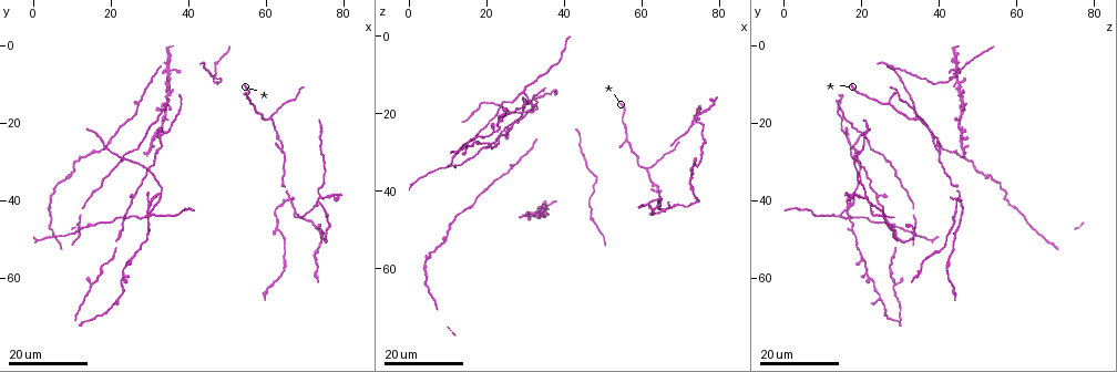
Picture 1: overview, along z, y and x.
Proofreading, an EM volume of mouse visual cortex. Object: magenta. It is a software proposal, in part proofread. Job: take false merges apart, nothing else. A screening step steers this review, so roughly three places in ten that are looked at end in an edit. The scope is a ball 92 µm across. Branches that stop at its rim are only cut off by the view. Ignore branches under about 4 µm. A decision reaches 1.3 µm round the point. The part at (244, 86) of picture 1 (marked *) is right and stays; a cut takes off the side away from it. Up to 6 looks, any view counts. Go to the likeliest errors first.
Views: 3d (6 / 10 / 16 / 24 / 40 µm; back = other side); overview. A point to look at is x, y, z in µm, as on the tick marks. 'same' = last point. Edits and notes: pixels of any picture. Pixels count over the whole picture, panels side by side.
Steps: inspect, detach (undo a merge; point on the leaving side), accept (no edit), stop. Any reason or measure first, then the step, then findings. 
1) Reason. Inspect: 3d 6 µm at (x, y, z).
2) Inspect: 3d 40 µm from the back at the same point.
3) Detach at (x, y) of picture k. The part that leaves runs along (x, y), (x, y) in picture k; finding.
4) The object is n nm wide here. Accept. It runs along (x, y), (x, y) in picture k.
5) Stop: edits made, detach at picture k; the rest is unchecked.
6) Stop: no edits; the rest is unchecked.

Four-way junction. Inspect: 3d 24 µm at (65.5, 39.5, 45.0).

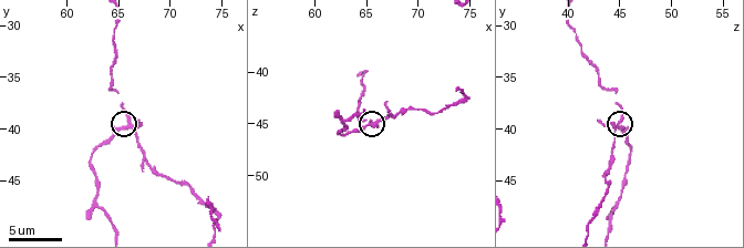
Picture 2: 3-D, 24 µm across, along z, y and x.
Inspect: 3d 10 µm at (66.2, 40.0, 44.8).

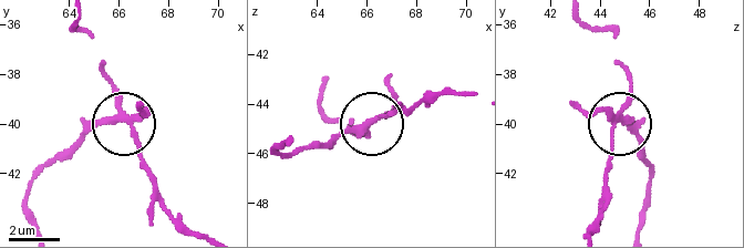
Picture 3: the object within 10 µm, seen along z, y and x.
4 arms meet here. Detach at (144, 117) of picture 3. Two cells meet here.

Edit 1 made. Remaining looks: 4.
Inspect: overview.

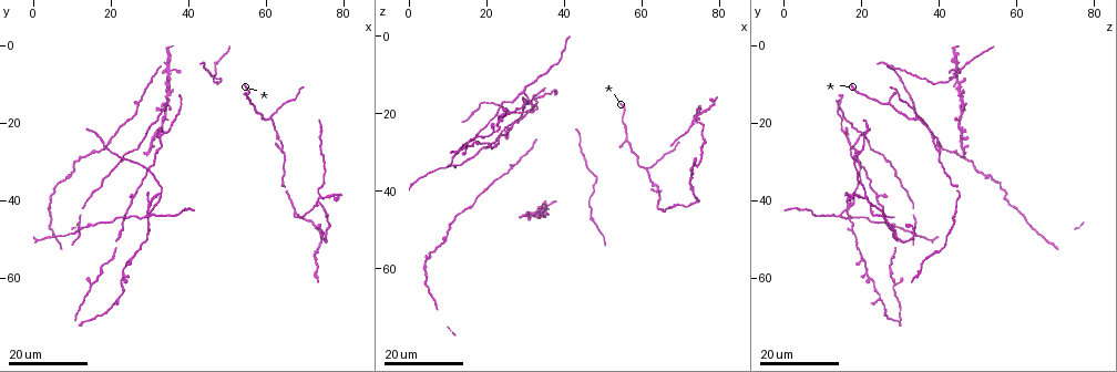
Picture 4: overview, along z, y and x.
Four-way junction. Inspect: 3d 24 µm at (30.0, 32.0, 20.0).

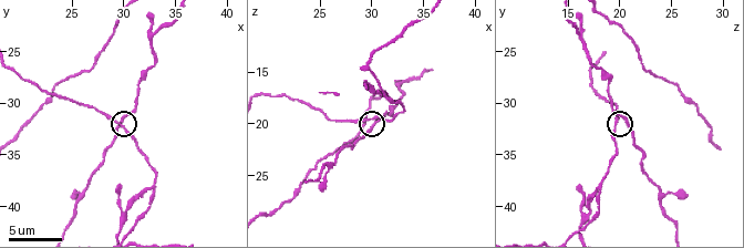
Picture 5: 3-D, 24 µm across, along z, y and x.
Inspect: 3d 6 µm at (30.0, 31.4, 20.2).

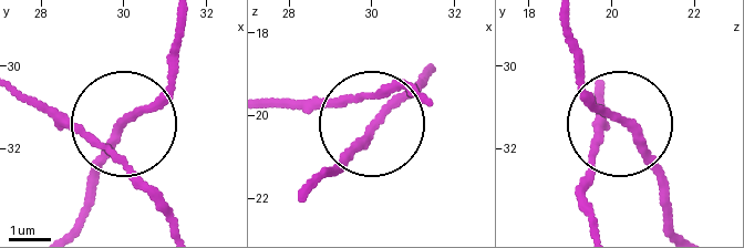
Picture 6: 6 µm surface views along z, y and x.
Accept. It runs along (433, 66), (331, 168) in picture 6; one cell here.

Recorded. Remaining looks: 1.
Branch point. Inspect: 3d 6 µm at (32.8, 22.8, 16.2).

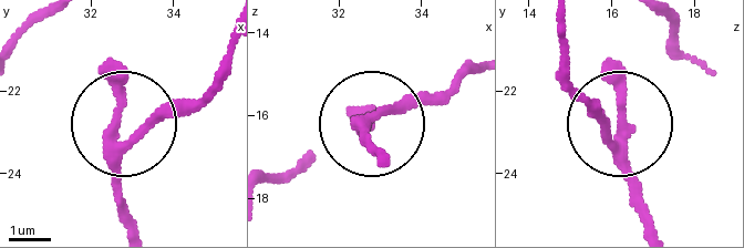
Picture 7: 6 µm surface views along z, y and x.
Accept. All the same cell.

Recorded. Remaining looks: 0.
Stop: edits made, detach at picture 3; the rest is unchecked.

